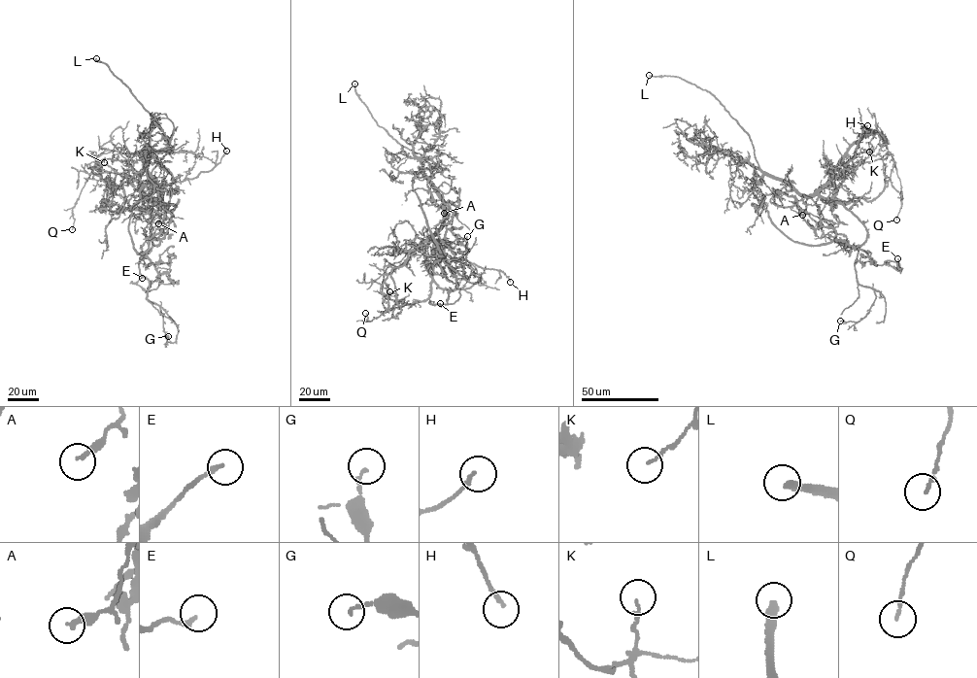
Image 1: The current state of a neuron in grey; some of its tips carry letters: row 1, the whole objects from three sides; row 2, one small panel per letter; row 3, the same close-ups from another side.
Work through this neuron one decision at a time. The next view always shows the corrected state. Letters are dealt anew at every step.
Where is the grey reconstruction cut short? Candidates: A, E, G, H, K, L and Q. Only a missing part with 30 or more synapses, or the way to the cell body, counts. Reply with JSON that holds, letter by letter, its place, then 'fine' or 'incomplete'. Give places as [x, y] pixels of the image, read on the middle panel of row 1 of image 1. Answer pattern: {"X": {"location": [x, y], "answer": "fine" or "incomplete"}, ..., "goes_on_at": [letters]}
{"A": {"location": [444, 213], "answer": "fine"}, "E": {"location": [440, 303], "answer": "fine"}, "G": {"location": [467, 236], "answer": "fine"}, "H": {"location": [510, 282], "answer": "fine"}, "K": {"location": [389, 291], "answer": "fine"}, "L": {"location": [354, 84], "answer": "incomplete"}, "Q": {"location": [365, 313], "answer": "fine"}, "goes_on_at": ["L"]}

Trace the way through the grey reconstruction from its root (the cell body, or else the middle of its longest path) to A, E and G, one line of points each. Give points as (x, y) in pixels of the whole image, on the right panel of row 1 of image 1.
A: (778, 192), (774, 202), (782, 207), (797, 206), (802, 215)
E: (778, 192), (776, 203), (793, 196), (810, 226), (829, 226), (874, 263), (900, 271), (897, 258)
G: (778, 192), (841, 203), (866, 229), (855, 268), (857, 282), (876, 299), (859, 321), (840, 321)

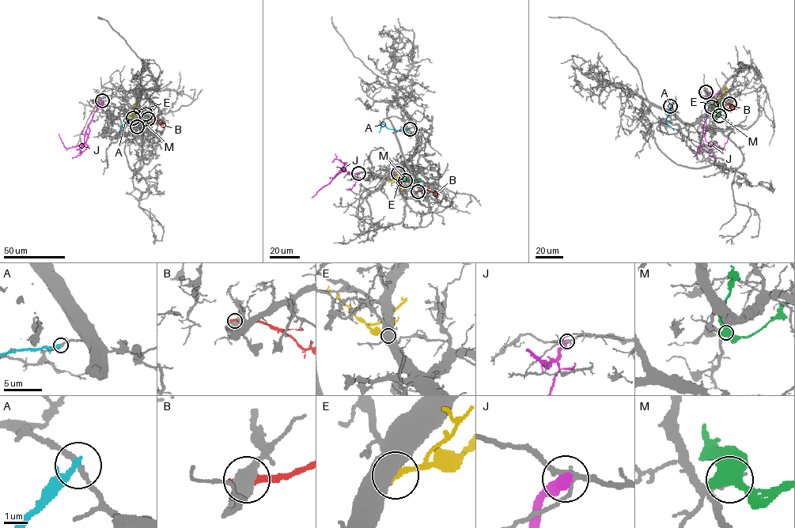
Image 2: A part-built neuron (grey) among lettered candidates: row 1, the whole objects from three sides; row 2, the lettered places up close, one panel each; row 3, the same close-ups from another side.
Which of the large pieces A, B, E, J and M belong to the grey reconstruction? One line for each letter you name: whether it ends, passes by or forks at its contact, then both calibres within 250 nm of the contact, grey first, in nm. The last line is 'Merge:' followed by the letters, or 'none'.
Merge: none

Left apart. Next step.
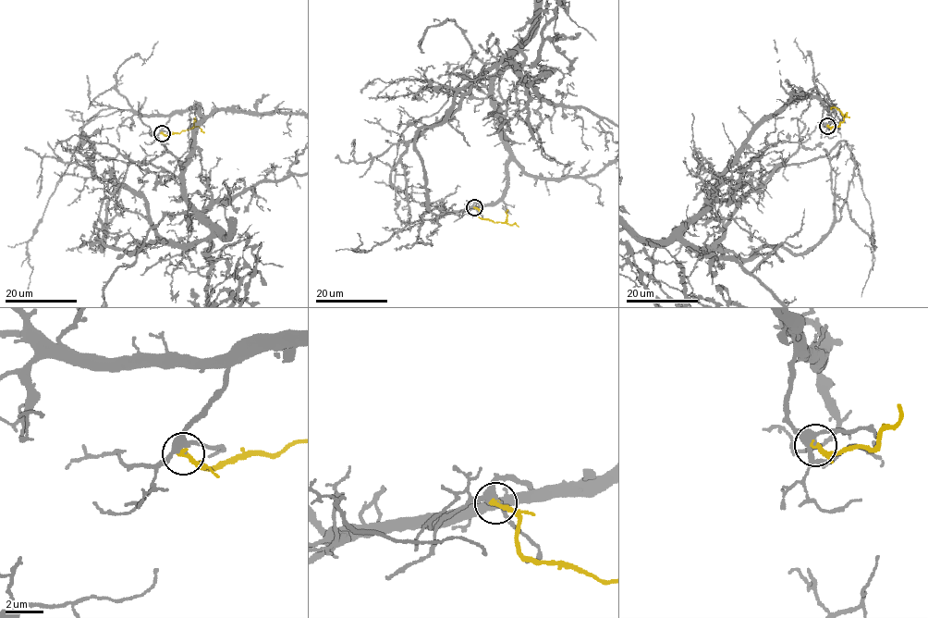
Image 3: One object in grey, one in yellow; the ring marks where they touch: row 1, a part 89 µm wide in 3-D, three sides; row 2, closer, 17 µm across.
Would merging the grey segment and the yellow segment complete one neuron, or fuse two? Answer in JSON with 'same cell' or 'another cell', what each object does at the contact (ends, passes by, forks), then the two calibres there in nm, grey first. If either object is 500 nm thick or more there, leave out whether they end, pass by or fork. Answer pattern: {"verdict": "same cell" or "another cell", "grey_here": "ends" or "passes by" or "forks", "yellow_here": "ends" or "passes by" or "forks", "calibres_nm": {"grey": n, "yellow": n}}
{"verdict": "another cell", "grey_here": "forks", "yellow_here": "ends", "calibres_nm": {"grey": 240, "yellow": 280}}

